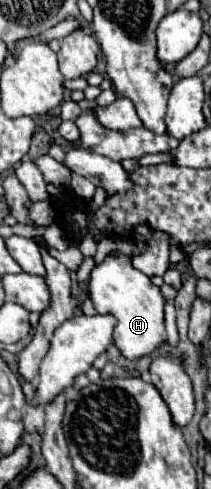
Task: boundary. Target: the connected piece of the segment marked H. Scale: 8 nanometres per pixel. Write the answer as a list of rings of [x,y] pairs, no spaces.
[[[110,255],[104,259],[102,265],[96,265],[90,273],[90,299],[100,315],[114,315],[116,317],[116,327],[114,327],[114,345],[120,349],[120,353],[134,361],[144,355],[150,355],[156,347],[160,347],[166,341],[166,329],[164,329],[164,297],[156,285],[152,285],[150,277],[144,273],[136,271],[132,267],[132,259],[126,255]]]

